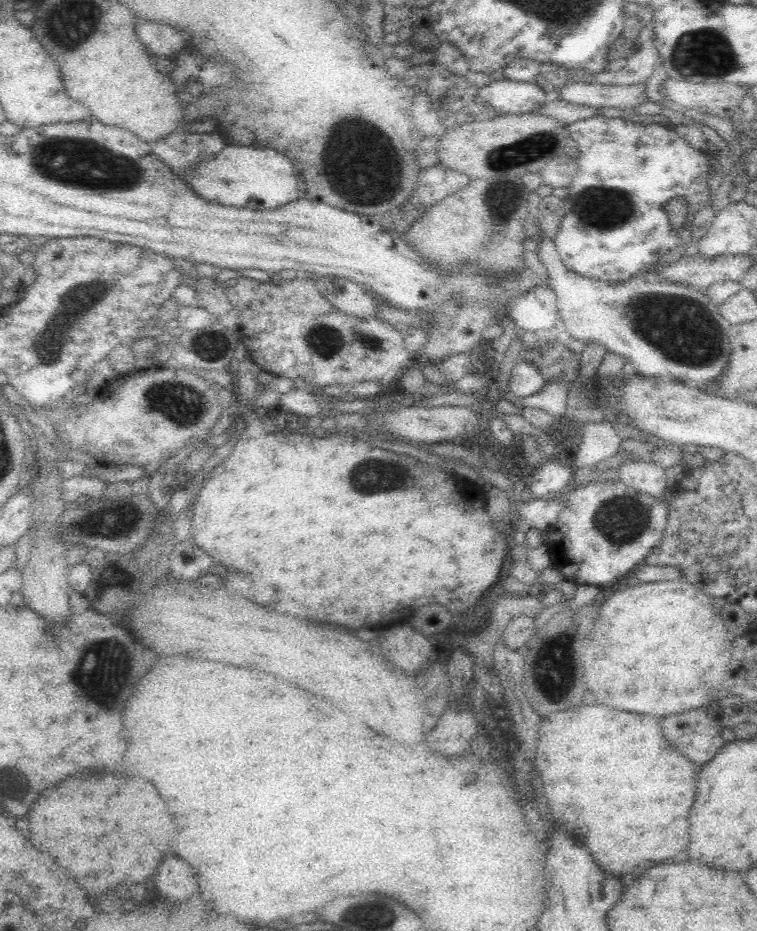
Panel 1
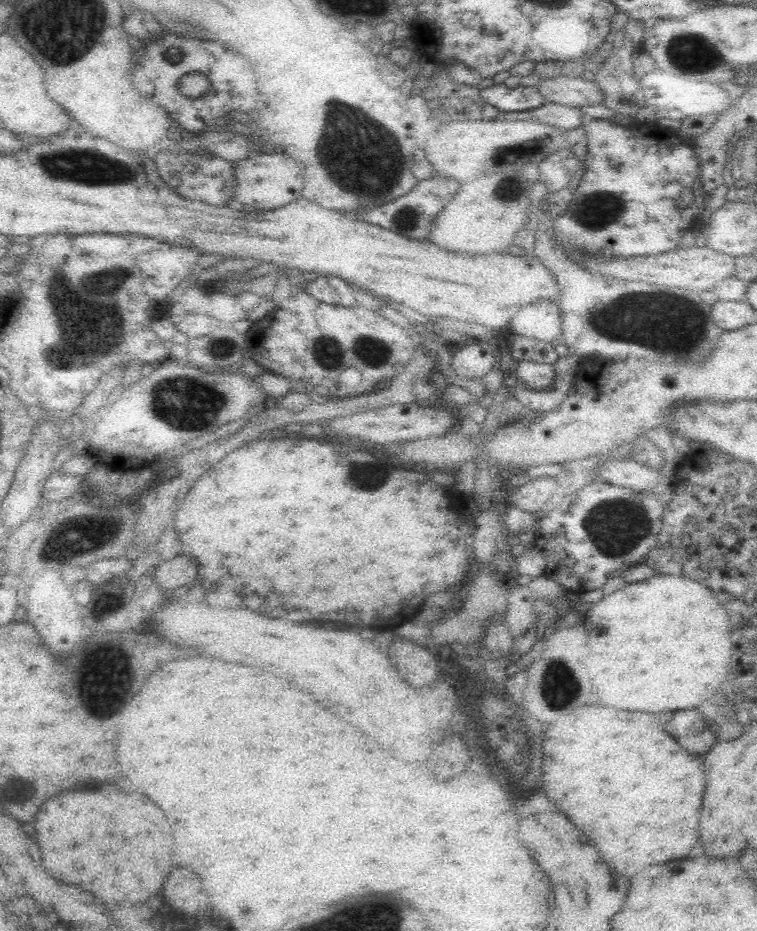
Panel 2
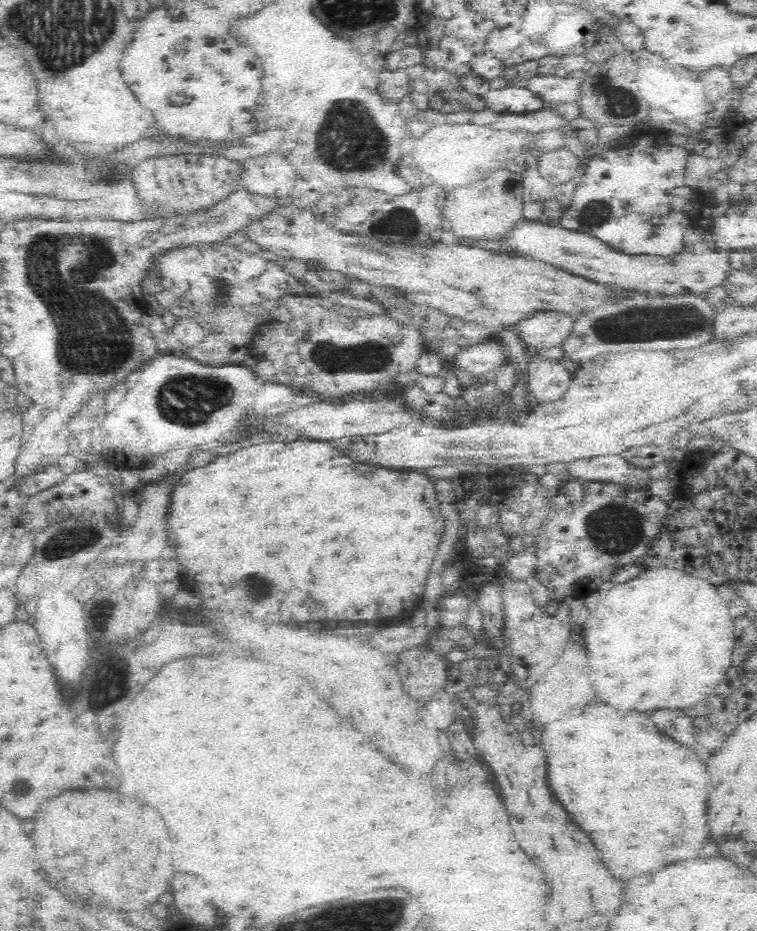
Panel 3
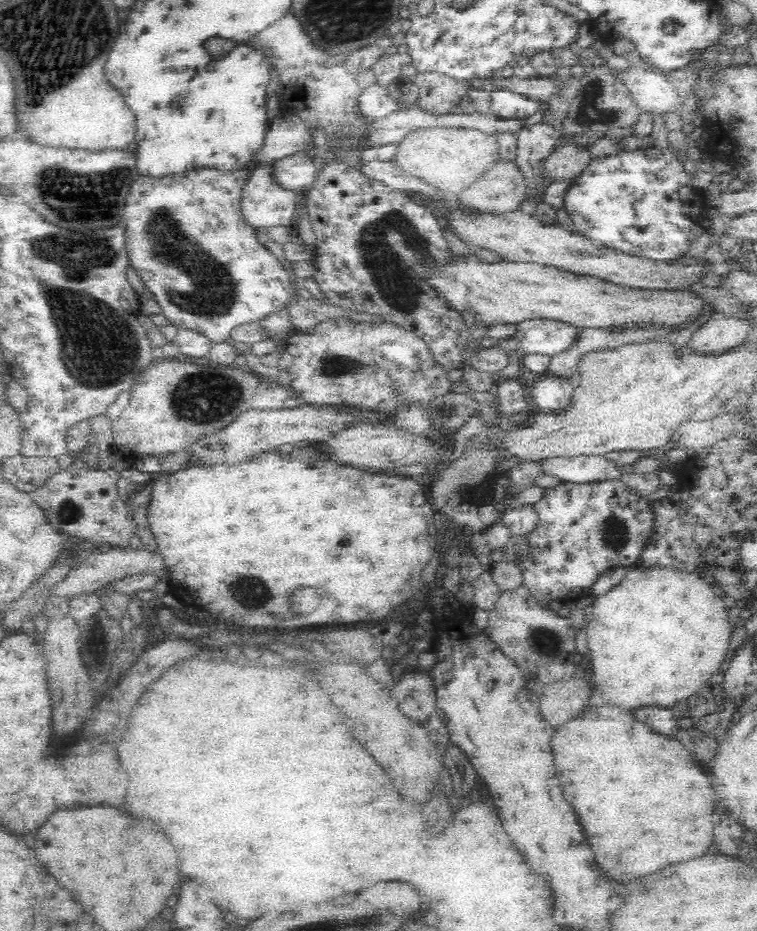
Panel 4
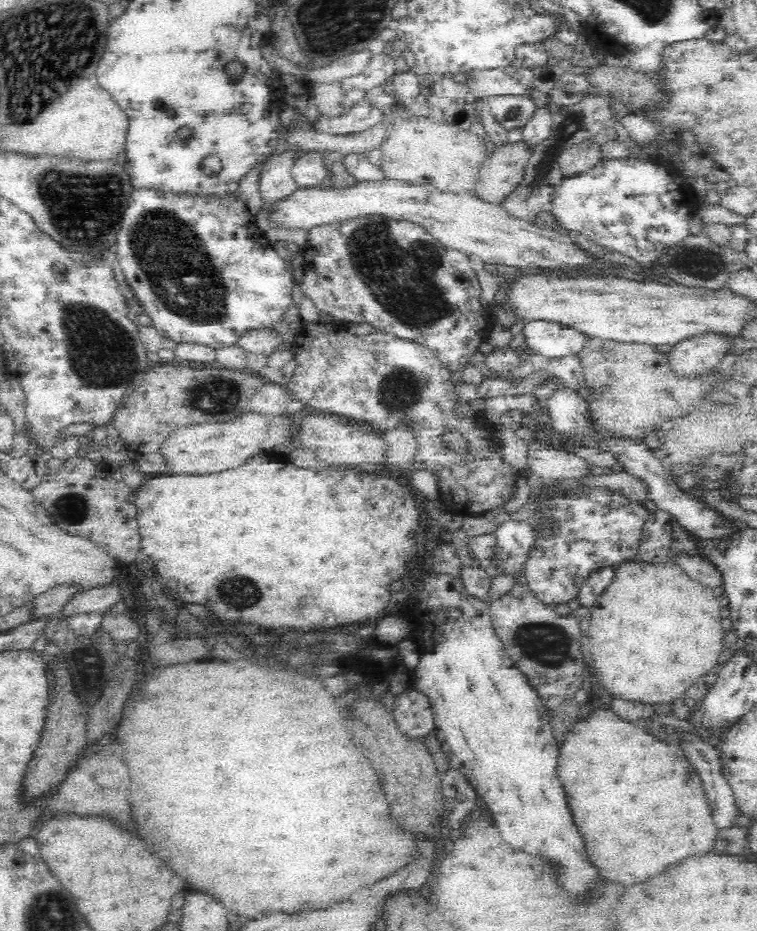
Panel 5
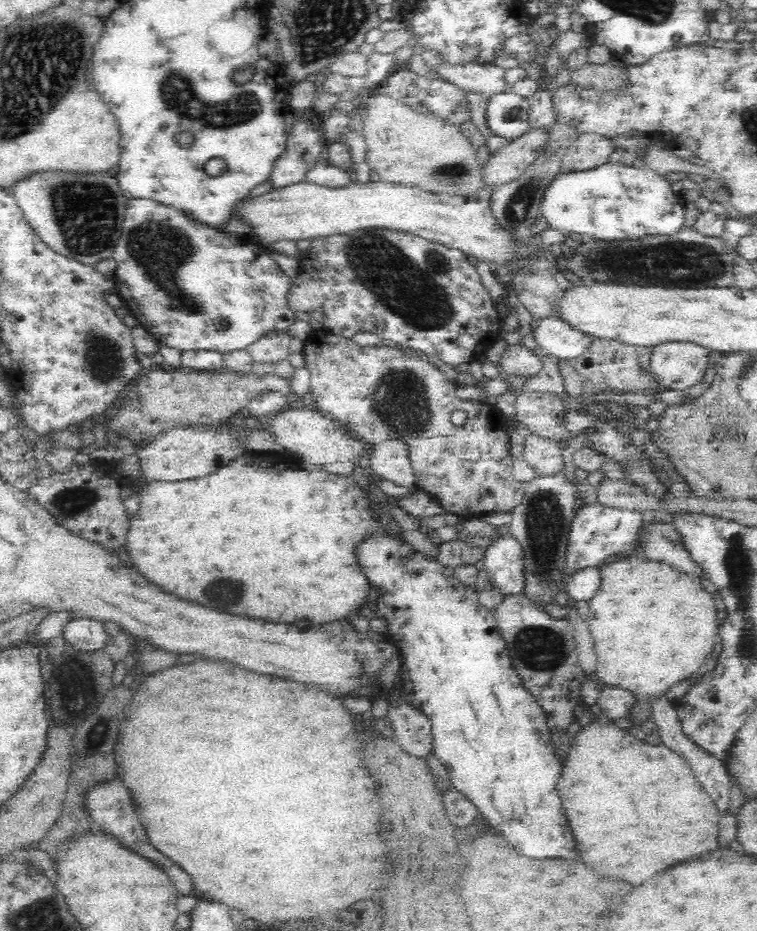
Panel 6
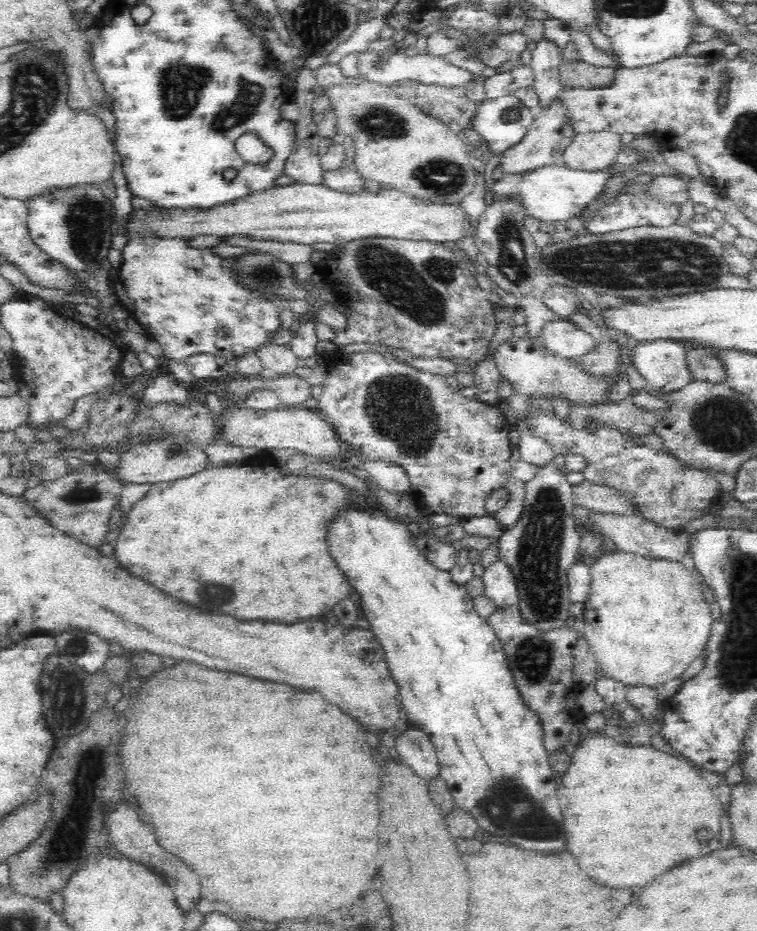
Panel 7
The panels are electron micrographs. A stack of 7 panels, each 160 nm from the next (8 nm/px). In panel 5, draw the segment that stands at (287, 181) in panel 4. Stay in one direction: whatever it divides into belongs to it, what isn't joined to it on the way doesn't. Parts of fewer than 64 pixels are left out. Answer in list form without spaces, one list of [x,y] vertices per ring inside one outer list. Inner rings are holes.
[[[317,152],[299,156],[291,166],[289,173],[293,181],[302,188],[325,186],[328,171],[325,170],[322,157]]]

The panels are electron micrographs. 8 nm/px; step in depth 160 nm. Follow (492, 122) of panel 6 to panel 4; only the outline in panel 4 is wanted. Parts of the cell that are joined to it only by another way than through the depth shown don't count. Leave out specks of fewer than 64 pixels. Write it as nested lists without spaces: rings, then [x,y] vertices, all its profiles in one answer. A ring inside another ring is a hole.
[[[491,89],[490,110],[495,117],[532,121],[541,106],[538,101],[533,101],[516,91]]]

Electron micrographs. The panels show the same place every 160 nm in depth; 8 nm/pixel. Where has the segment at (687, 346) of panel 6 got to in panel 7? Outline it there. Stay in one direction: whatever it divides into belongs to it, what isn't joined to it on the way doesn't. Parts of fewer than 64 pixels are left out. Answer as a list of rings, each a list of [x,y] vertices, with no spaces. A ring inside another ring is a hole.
[[[673,340],[638,343],[632,350],[632,362],[646,379],[647,387],[668,396],[683,390],[693,381],[686,361],[688,349]]]

